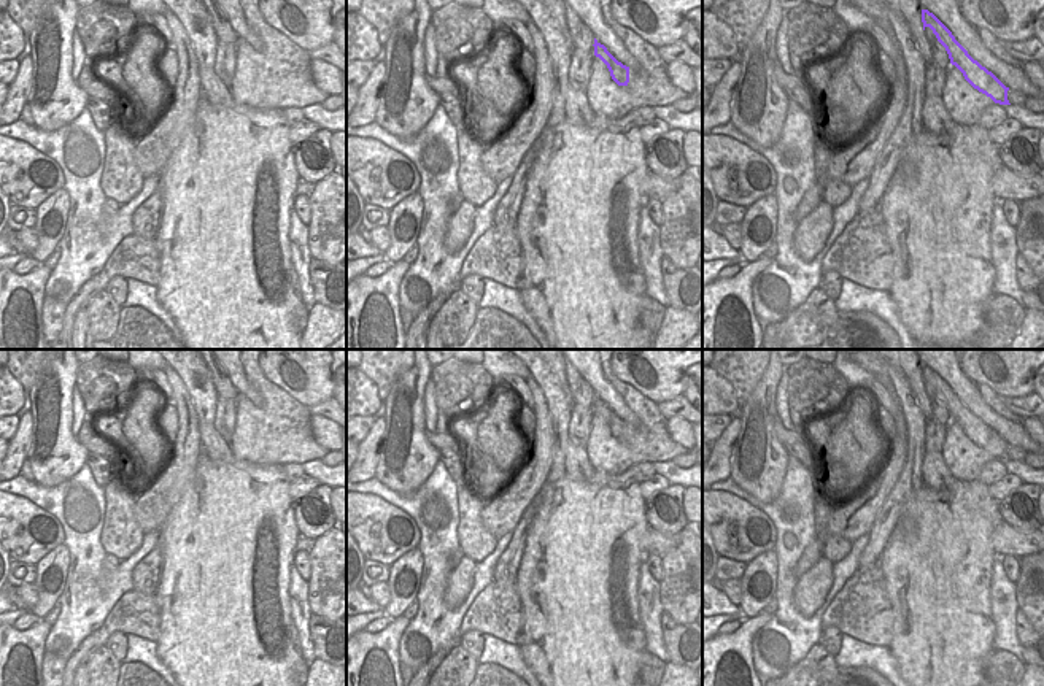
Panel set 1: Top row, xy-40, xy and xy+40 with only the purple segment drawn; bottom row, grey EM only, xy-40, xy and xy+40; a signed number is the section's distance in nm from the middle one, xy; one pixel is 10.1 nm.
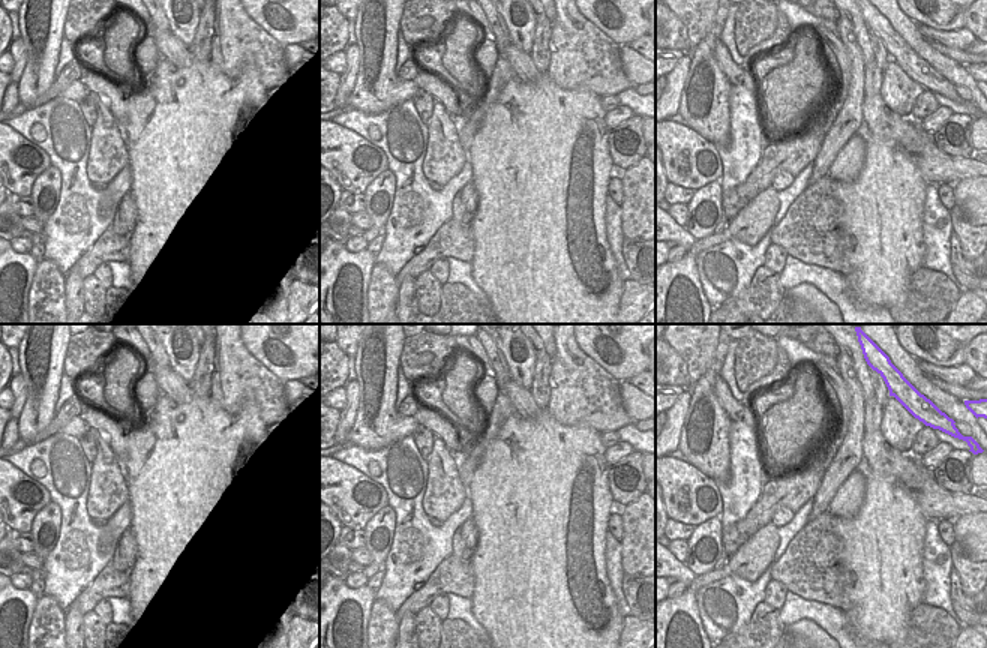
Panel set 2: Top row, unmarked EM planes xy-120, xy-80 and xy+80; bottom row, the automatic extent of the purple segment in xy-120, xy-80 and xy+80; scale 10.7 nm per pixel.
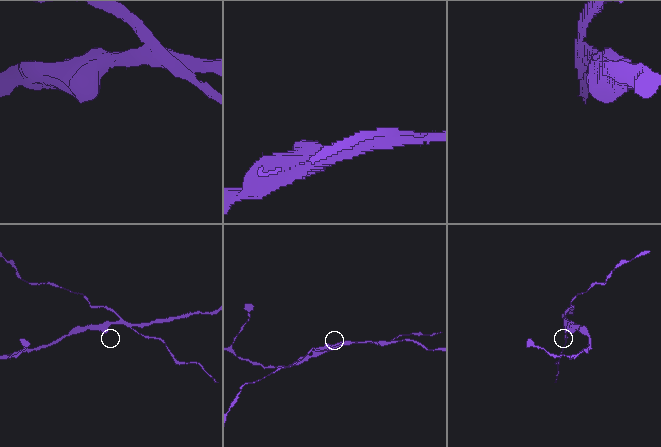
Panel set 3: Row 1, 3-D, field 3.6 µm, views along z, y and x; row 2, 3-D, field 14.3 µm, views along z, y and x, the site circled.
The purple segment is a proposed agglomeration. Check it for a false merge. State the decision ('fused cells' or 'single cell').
fused cells

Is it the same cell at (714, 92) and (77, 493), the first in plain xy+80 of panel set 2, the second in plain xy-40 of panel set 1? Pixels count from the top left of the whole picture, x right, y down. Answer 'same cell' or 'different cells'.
different cells

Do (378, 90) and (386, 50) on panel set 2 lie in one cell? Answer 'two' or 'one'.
one

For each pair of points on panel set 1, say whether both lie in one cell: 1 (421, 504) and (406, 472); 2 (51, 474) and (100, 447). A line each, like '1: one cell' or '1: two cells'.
1: two cells
2: two cells

